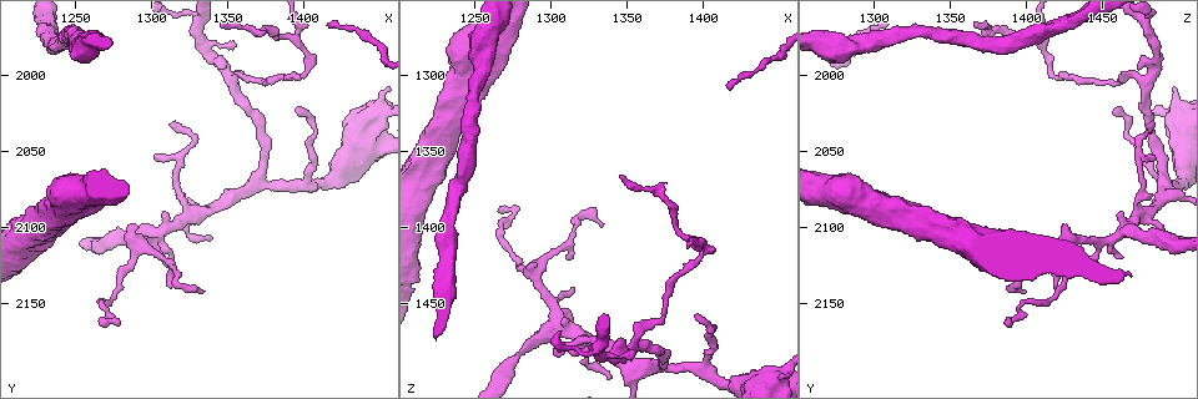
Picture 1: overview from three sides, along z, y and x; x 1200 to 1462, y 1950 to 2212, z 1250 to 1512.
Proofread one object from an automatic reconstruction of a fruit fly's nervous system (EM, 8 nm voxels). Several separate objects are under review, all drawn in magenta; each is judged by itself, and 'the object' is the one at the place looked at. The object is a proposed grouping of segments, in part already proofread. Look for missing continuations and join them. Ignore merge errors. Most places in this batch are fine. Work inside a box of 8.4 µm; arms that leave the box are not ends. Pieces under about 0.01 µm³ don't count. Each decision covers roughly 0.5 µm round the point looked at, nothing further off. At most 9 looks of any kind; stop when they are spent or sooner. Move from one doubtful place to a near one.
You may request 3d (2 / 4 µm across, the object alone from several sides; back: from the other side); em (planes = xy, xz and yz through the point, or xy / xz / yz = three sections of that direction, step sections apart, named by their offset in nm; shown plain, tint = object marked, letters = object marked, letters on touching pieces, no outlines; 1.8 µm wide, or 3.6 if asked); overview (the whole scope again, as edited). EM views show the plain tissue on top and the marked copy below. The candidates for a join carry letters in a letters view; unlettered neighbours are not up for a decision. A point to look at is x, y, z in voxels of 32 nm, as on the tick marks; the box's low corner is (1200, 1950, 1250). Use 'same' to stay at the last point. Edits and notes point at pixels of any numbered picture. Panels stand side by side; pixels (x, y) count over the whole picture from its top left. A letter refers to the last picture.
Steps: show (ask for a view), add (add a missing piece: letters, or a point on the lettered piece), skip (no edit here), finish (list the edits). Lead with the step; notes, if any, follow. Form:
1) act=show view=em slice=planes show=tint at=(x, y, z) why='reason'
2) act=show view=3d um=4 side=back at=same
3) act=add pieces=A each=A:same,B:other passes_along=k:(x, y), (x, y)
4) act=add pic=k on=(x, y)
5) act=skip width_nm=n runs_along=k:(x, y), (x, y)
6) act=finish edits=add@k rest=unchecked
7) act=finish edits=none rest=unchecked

act=show view=em slice=yz step=8 show=tint at=(1396, 2024, 1456) why='thin end'

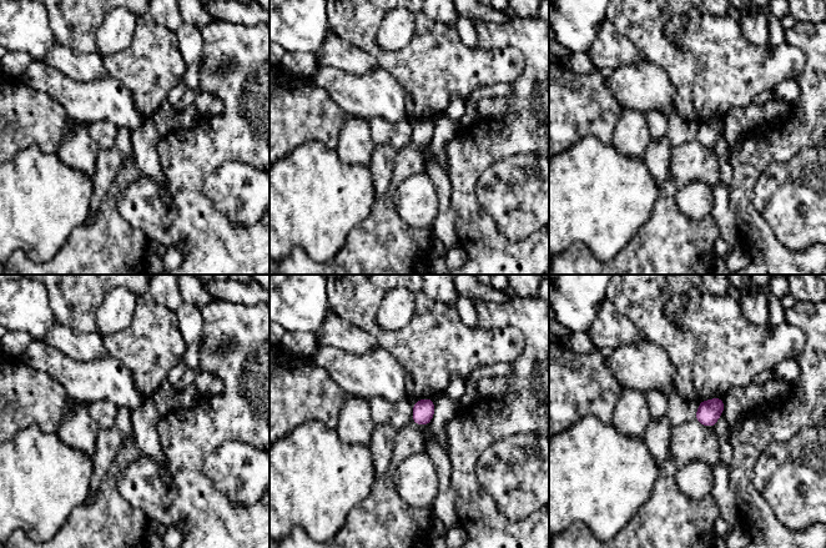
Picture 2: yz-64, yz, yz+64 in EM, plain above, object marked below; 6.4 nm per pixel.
act=show view=em slice=yz step=8 show=letters at=same

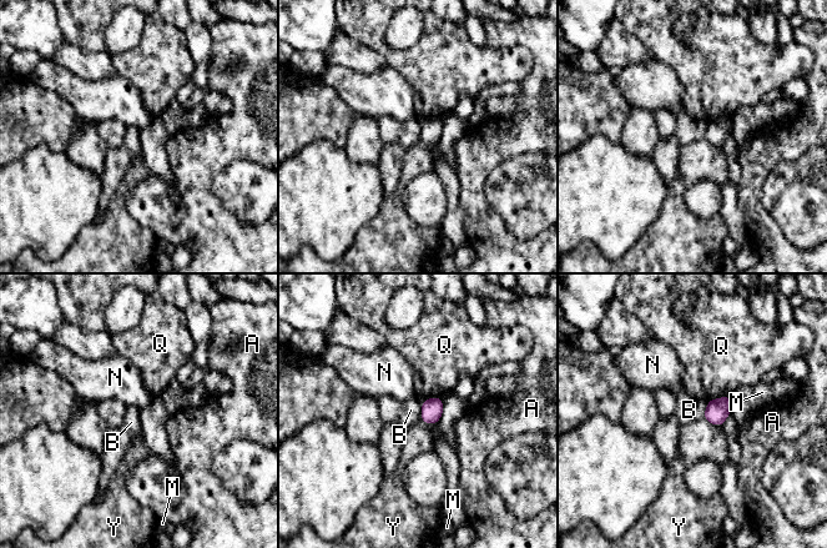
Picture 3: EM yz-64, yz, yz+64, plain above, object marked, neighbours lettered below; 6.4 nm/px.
act=skip each=A:other,B:other,M:other,N:other,Q:other,Y:other border=3:(709, 401), (702, 417) found='no lettered piece goes on from it'

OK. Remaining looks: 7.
act=show view=em slice=planes show=letters at=(1306, 2102, 1462) why='three arms meet'

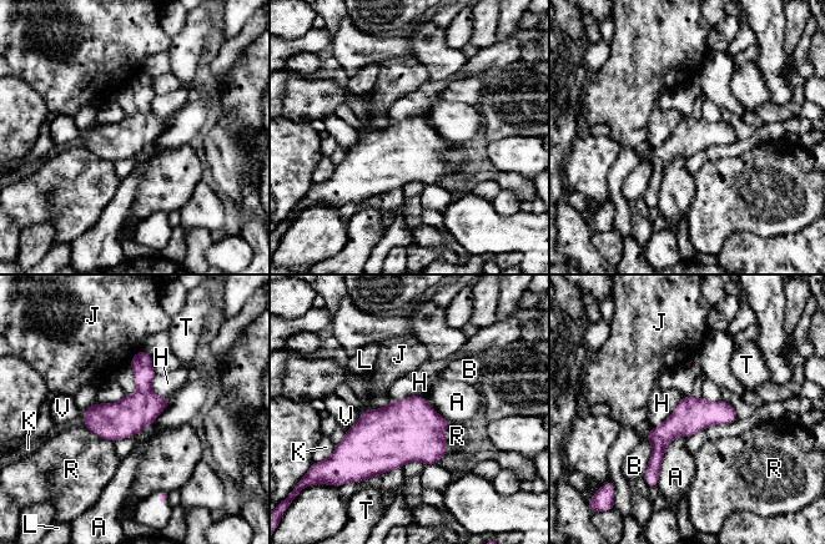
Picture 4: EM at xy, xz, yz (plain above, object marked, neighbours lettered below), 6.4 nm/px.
act=skip longest_contact=A:380nm each=A:other,B:other,H:other,J:other,K:other,L:other,R:other,T:other,V:other border=4:(683, 397), (674, 411), (653, 427) found='none of them fits'

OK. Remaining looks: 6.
act=show view=em um=3.6 slice=xz step=4 show=tint at=(1344, 1998, 1472) why='free end'

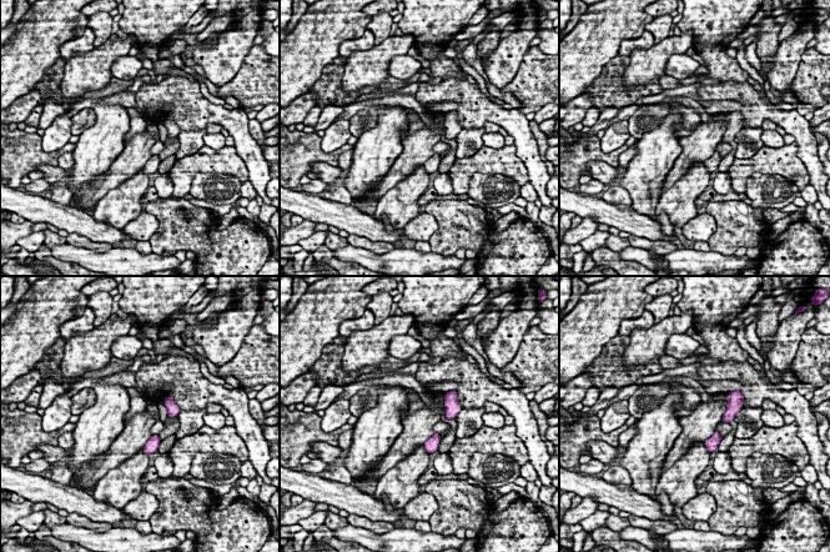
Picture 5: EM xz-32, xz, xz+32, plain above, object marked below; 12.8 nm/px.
act=show view=em um=3.6 slice=planes show=letters at=same why='cut it another way'

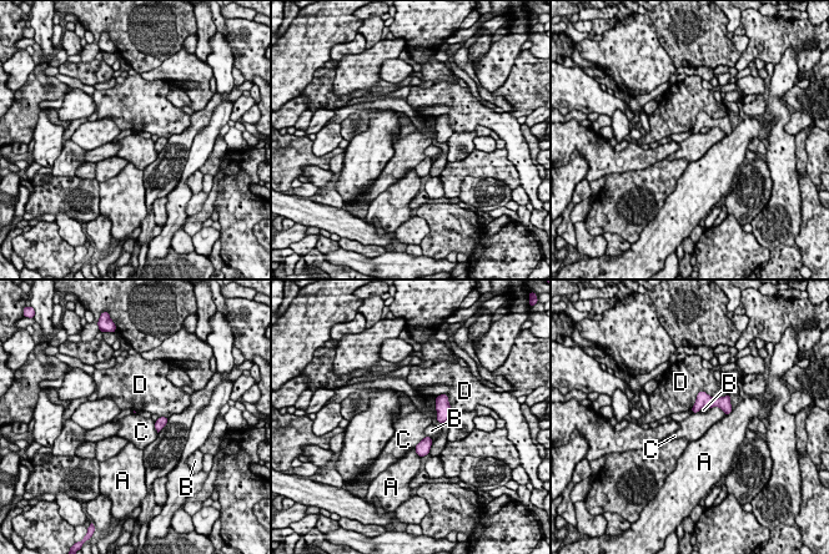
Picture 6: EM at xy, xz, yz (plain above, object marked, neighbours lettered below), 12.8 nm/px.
act=skip each=A:other,B:other,C:other,D:other border=6:(709, 407), (719, 407), (727, 414) found='no lettered piece goes on from it'

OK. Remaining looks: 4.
act=show view=3d um=2 at=(1398, 1978, 1410) why='arms part here'

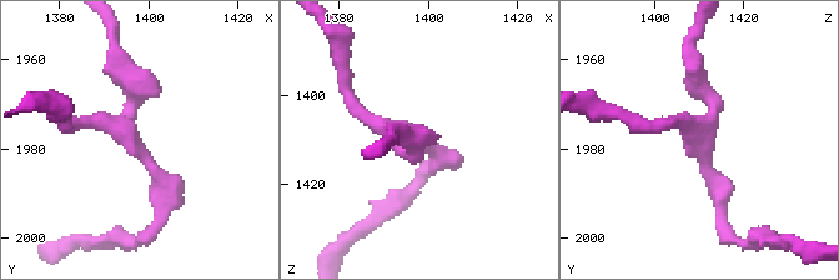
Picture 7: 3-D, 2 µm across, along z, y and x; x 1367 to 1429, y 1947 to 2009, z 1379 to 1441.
act=show view=em um=3.6 slice=yz step=16 show=tint at=(1396, 1978, 1410)

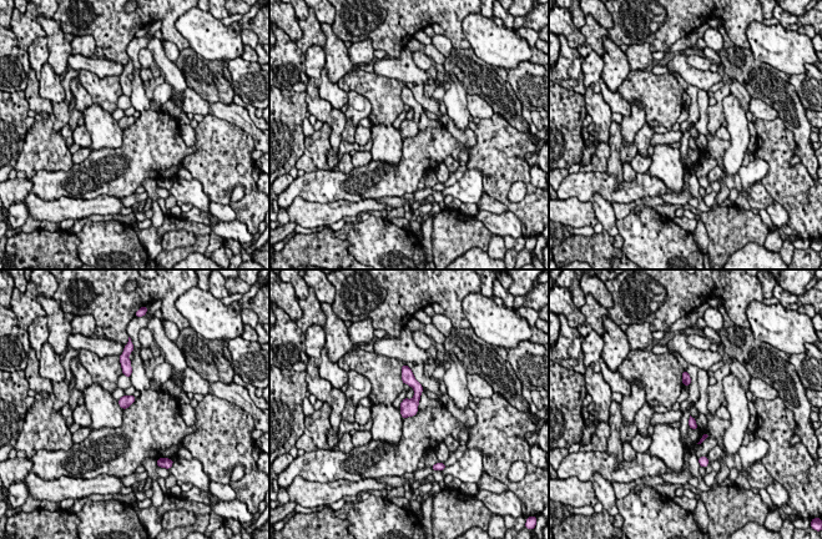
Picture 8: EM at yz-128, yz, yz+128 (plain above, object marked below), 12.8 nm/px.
act=show view=em um=3.6 slice=planes show=letters at=same why='another direction'

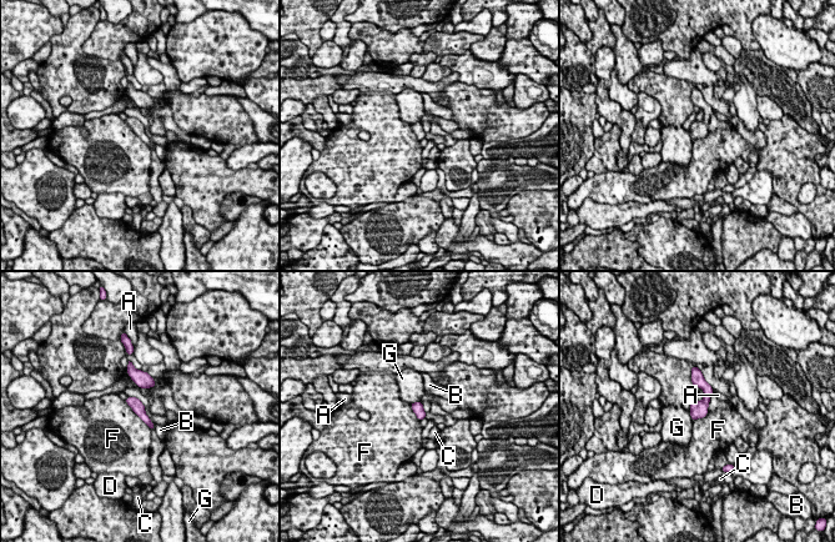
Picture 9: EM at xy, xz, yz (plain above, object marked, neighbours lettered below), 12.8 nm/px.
act=skip longest_contact=F:500nm each=A:other,B:other,C:other,D:other,F:other,G:other border=9:(124, 400), (150, 428) found='no lettered piece goes on from it'

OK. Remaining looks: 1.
act=finish edits=none rest=unchecked

